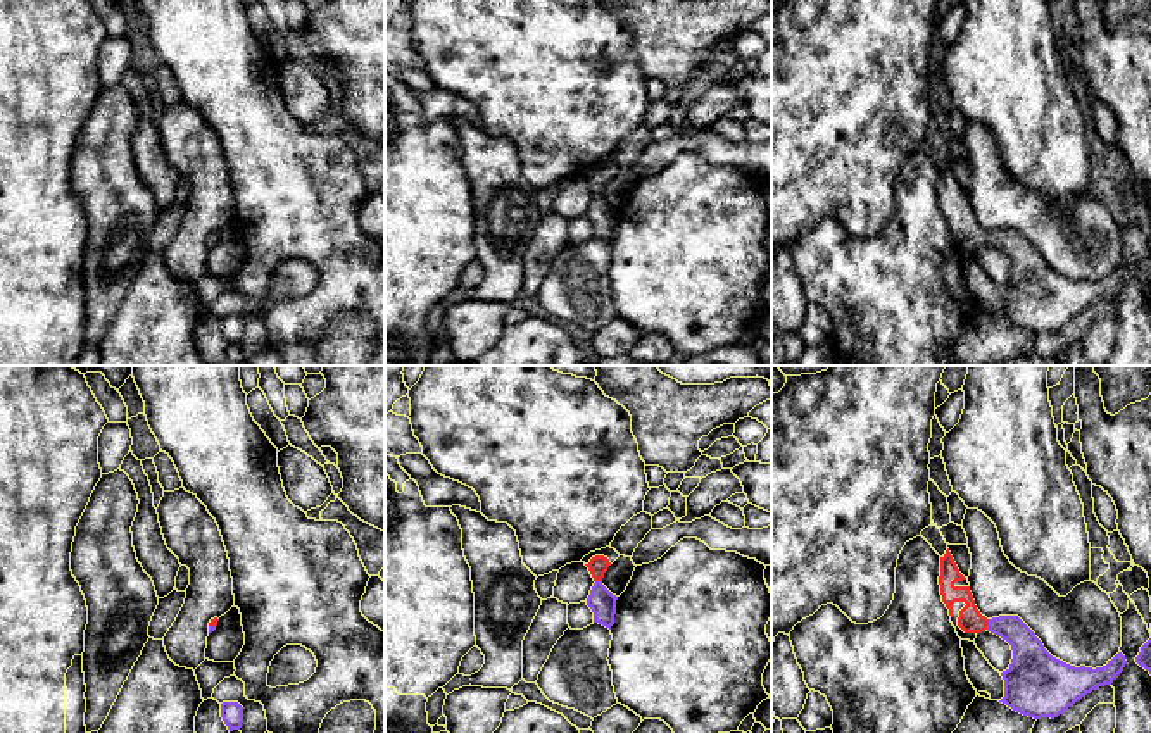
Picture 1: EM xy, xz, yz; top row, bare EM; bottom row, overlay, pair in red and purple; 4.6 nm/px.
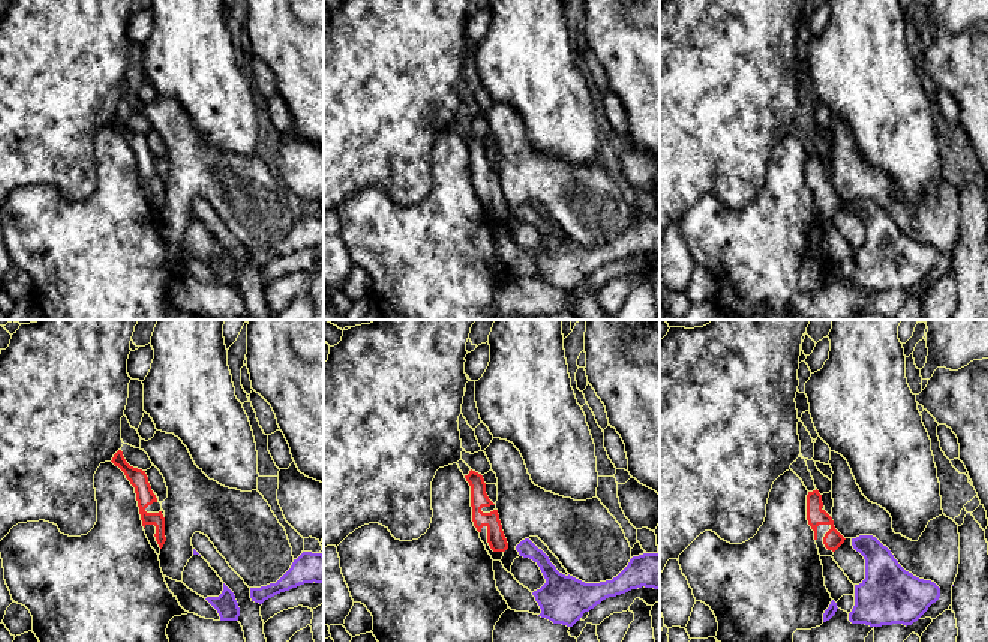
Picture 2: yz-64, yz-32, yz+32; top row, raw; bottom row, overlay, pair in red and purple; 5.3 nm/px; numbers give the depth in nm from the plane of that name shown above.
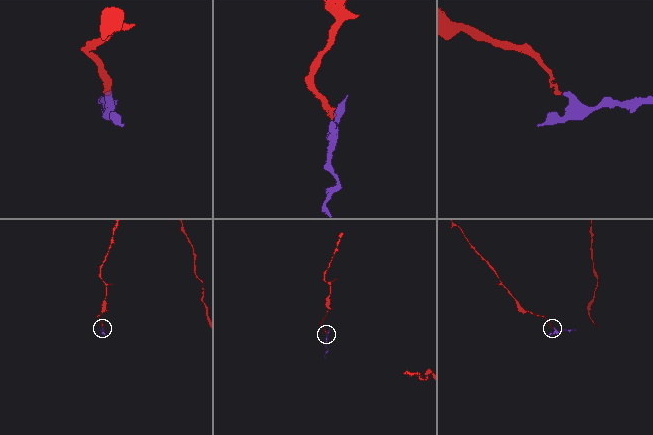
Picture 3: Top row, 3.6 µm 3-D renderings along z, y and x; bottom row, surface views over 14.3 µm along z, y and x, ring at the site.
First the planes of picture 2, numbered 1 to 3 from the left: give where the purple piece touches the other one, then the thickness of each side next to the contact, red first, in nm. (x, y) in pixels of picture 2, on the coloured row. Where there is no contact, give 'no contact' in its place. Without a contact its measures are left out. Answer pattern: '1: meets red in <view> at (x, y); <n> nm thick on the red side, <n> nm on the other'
1: no contact
2: no contact
3: no contact

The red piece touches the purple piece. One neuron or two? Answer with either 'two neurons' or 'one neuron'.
one neuron

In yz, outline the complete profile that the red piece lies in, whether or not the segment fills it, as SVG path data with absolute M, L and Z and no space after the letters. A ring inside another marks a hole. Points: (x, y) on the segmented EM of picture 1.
M949 548L940 557L939 585L942 602L961 640L973 642L987 630L1011 645L1013 659L1001 673L1004 697L999 702L1023 716L1054 719L1092 690L1111 685L1125 667L1122 652L1103 667L1070 666L1053 657L1018 616L992 619L982 616L968 578L959 573Z

